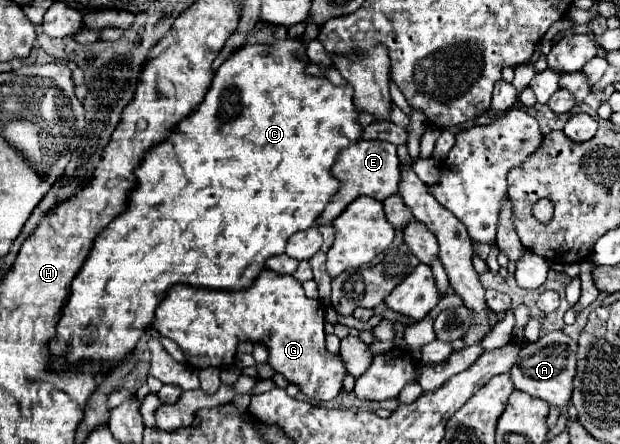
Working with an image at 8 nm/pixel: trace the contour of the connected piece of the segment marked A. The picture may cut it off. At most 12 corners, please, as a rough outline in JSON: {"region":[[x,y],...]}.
{"region":[[562,330],[526,344],[514,386],[564,410],[578,344]]}

